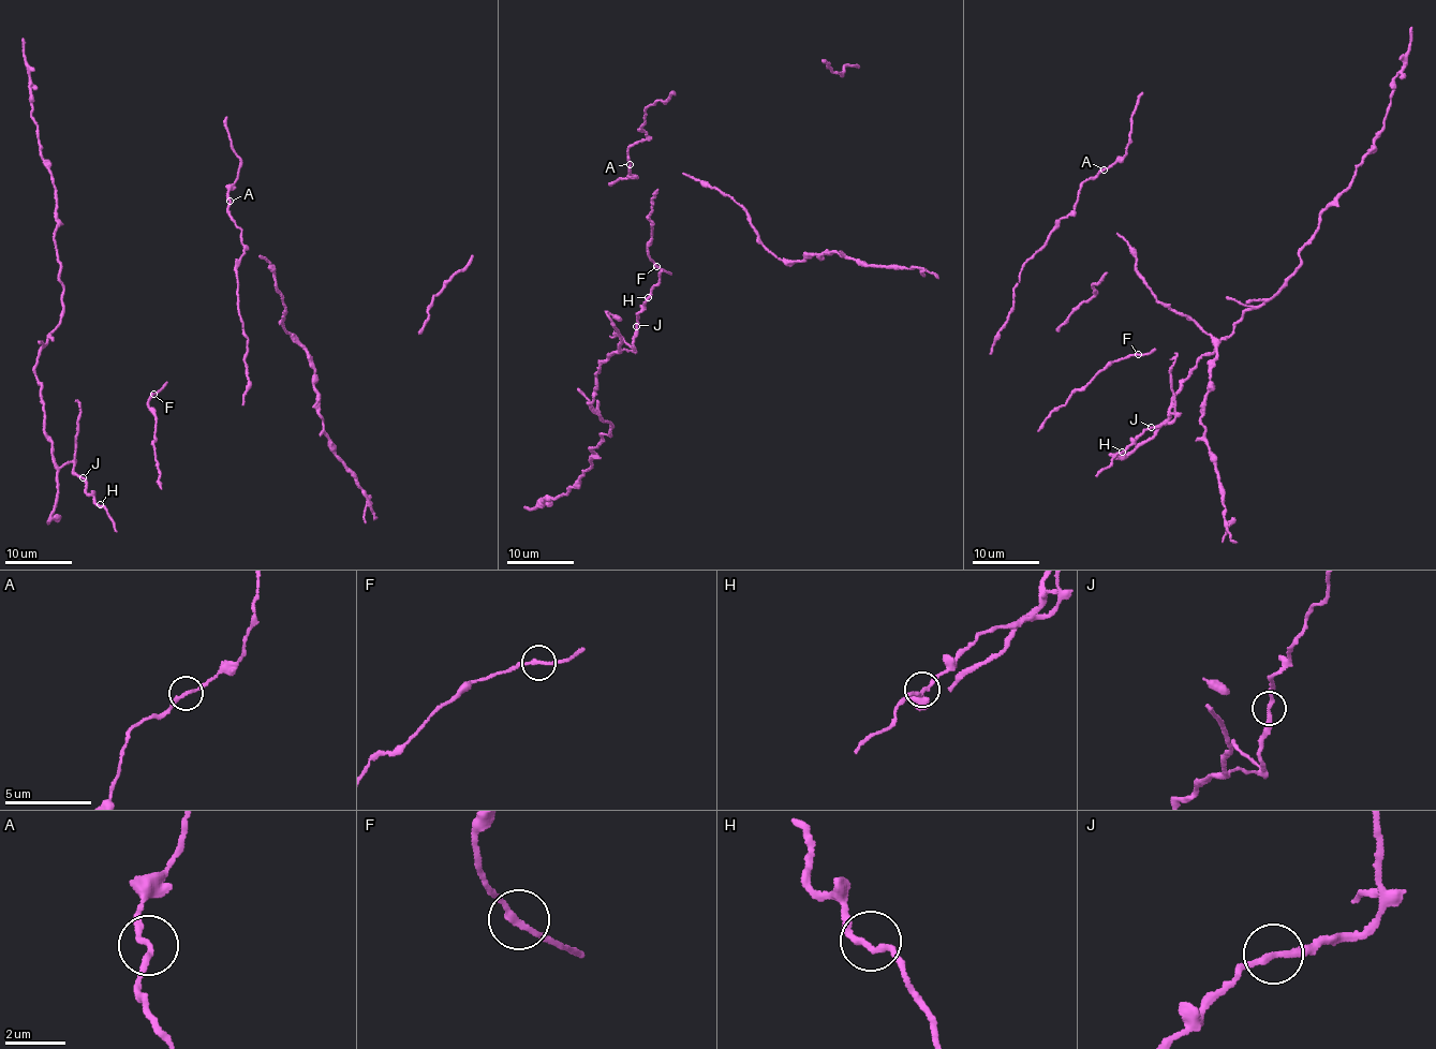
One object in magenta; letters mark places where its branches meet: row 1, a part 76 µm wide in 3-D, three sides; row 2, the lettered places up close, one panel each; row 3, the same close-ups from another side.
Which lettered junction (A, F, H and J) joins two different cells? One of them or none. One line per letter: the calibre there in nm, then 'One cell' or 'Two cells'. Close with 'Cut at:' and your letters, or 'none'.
A: Thickness 190 nm. One cell
F: Thickness 200 nm. One cell
H: Thickness 200 nm. One cell
J: Thickness 220 nm. Two cells
Cut at: J

